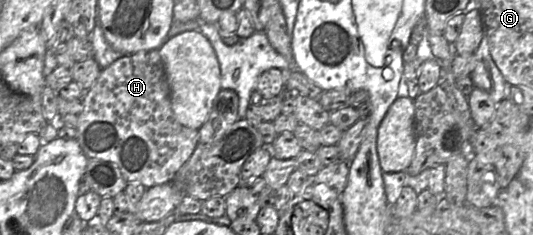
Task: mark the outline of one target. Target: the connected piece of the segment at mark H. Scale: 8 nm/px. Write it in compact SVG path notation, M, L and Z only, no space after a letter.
M158 49L123 55L102 69L96 82L85 92L82 102L83 110L76 126L76 139L82 151L88 159L116 165L128 183L140 183L145 188L170 183L199 143L198 130L185 127L175 119Z

